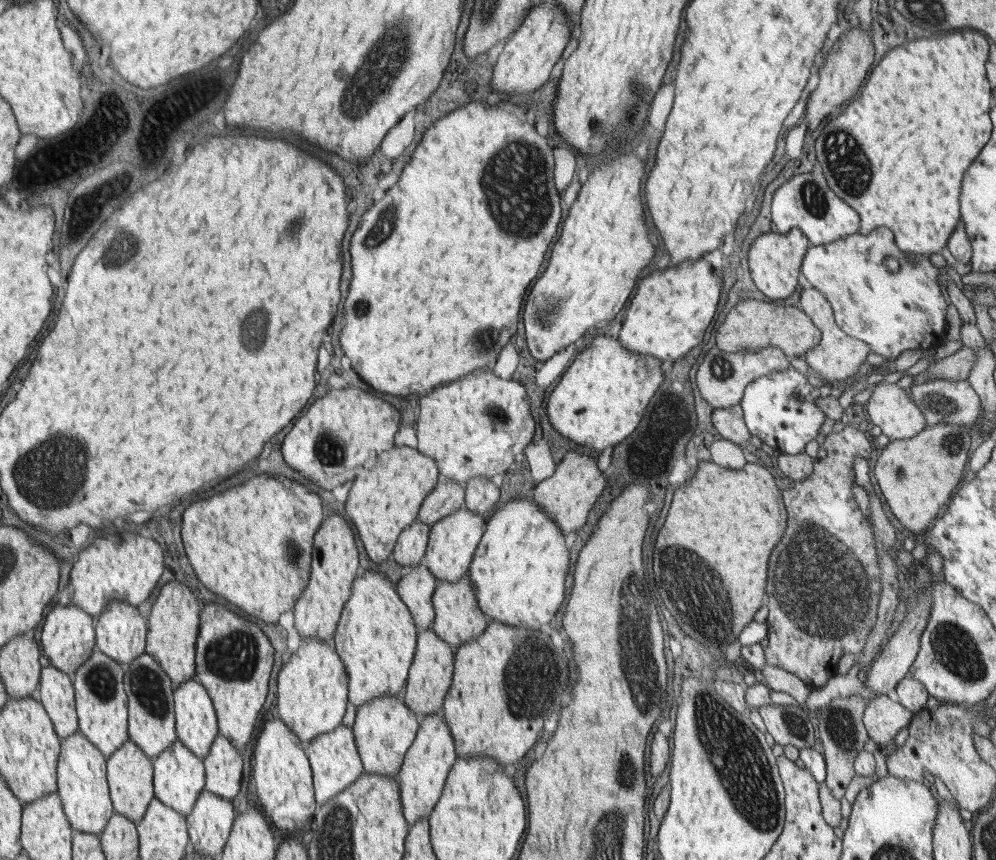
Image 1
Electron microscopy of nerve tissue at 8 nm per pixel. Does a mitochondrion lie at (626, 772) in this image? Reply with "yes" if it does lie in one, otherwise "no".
yes

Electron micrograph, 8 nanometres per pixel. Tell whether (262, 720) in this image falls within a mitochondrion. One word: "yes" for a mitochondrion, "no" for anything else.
no

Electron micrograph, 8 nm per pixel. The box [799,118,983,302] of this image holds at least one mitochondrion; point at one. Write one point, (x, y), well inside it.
(846, 155)

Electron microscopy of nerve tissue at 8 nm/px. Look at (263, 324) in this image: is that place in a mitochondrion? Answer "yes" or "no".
yes

